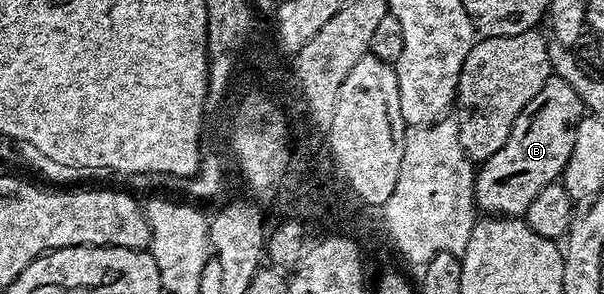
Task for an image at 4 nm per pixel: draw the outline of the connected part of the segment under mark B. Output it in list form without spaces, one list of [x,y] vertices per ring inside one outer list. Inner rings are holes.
[[[557,75],[550,76],[545,86],[541,86],[541,90],[533,98],[533,102],[529,102],[529,106],[525,106],[525,110],[517,114],[517,122],[513,122],[513,130],[505,146],[501,146],[497,154],[478,165],[475,174],[476,209],[480,213],[494,214],[499,218],[522,217],[537,194],[541,193],[545,186],[556,183],[562,177],[563,168],[569,162],[569,154],[573,150],[575,125],[579,123],[584,112],[583,102],[573,87]]]

